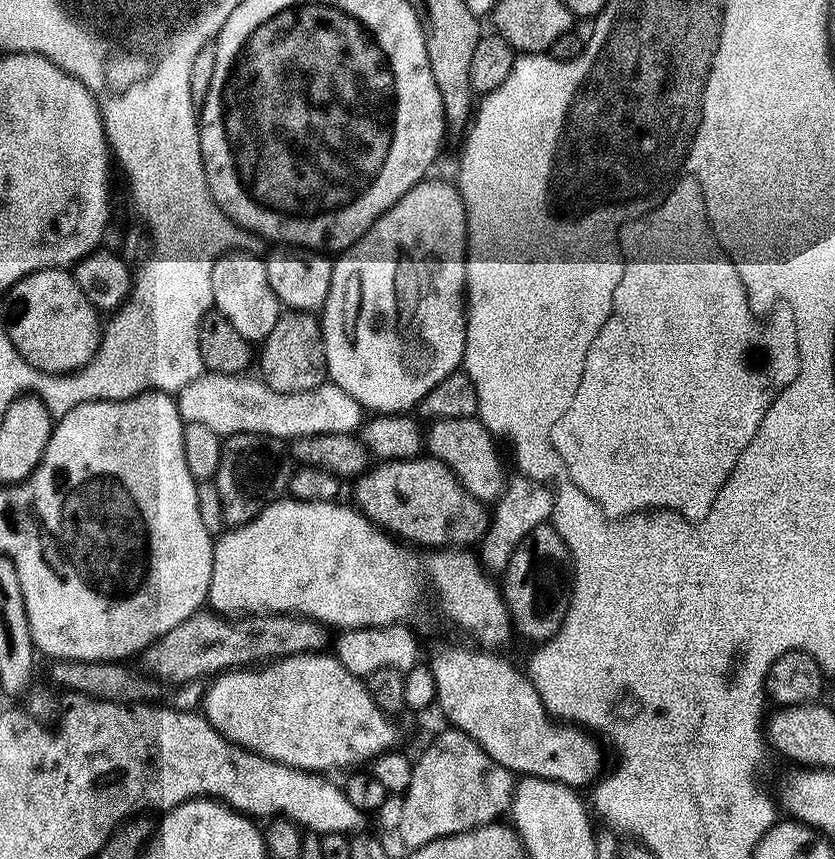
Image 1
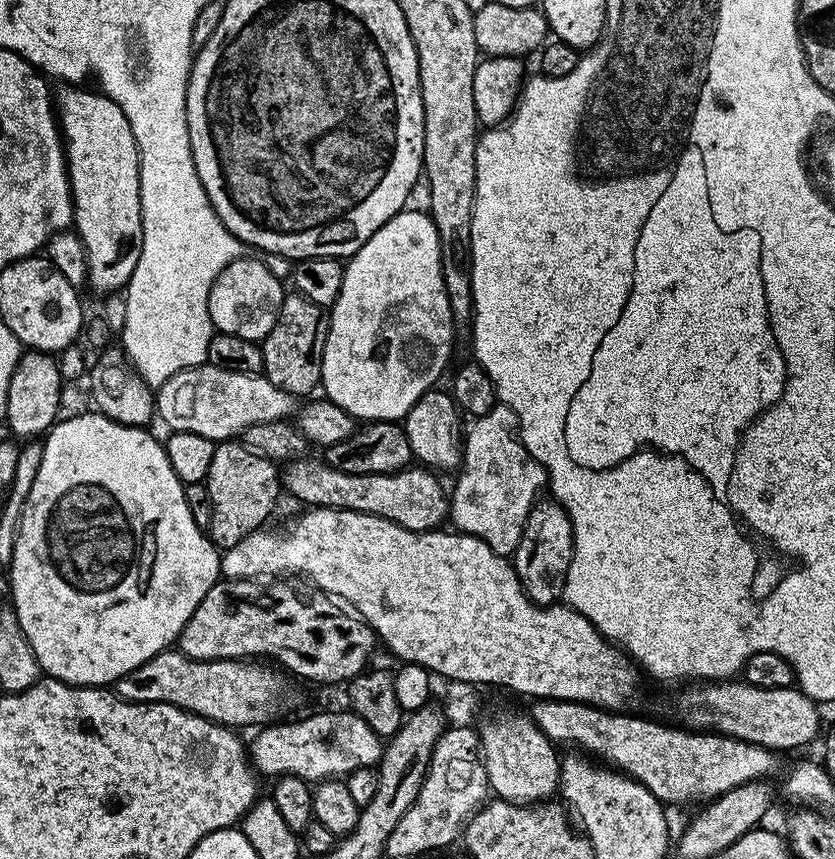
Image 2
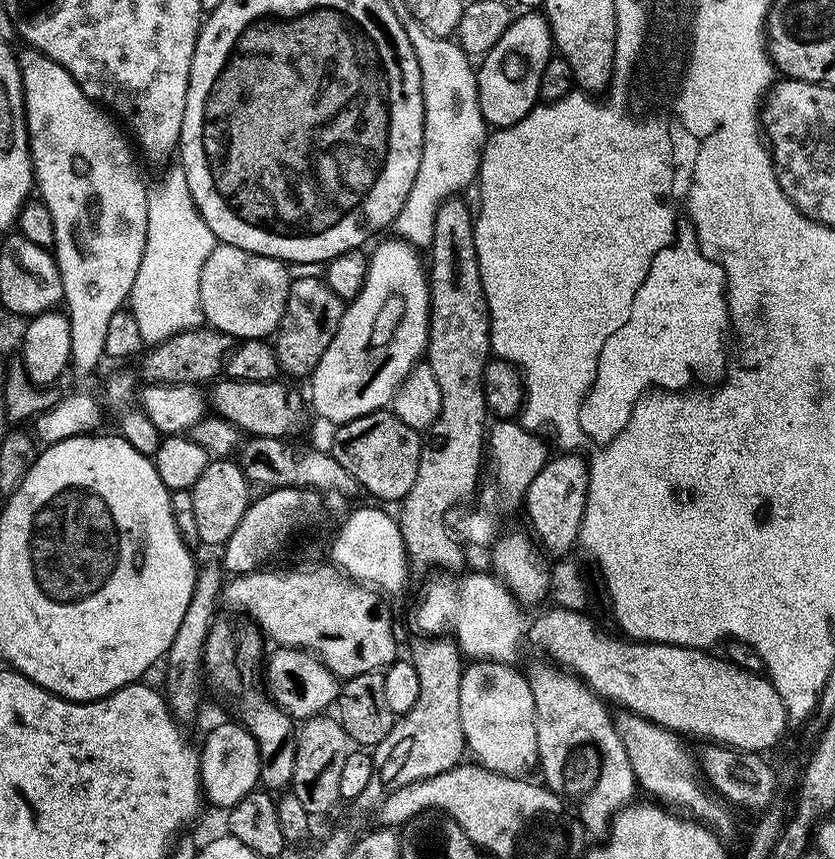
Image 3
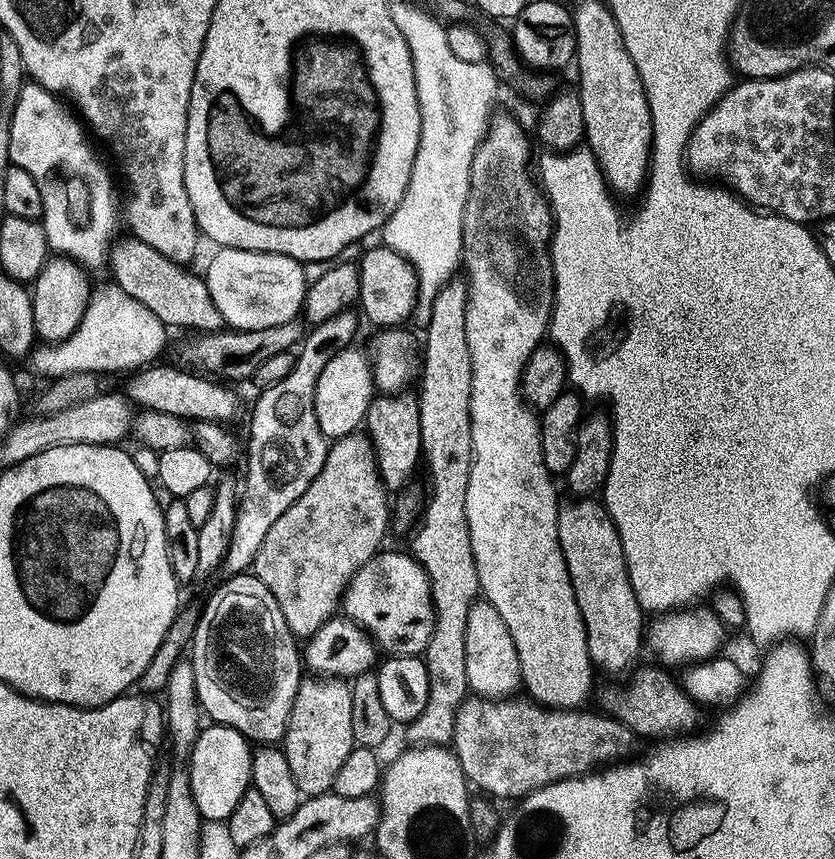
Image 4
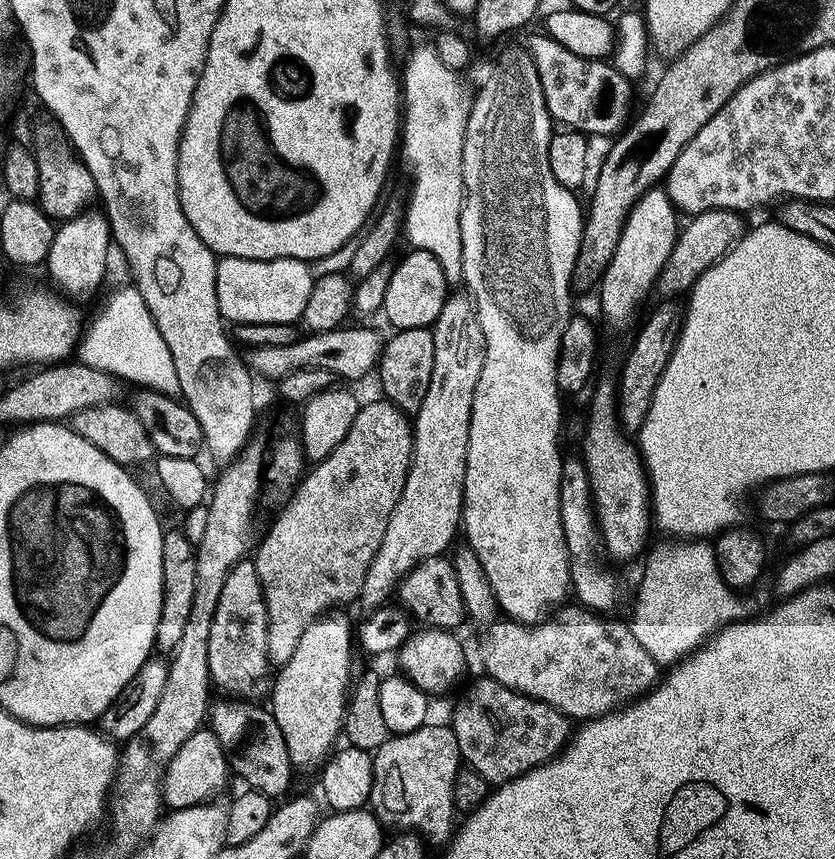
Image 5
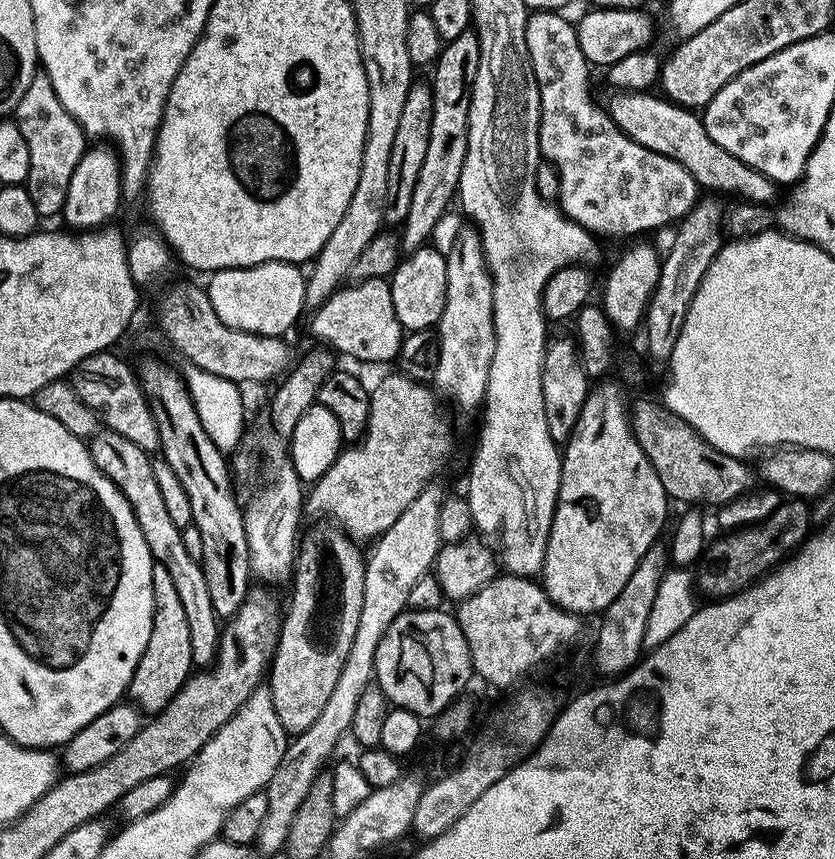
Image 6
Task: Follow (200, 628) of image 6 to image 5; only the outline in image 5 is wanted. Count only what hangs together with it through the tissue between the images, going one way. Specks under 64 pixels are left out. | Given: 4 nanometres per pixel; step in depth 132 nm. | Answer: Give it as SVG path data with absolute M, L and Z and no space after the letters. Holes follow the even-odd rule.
M220 698L217 704L215 701L211 705L210 727L218 742L222 742L229 769L235 775L237 772L251 791L266 794L276 802L289 795L294 765L281 727L267 707L260 707L264 706L247 700Z

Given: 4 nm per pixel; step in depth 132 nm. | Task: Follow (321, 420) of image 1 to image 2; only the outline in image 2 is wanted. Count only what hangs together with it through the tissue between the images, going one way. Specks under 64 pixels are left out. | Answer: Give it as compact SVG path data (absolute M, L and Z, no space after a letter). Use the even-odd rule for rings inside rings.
M207 362L174 374L155 389L155 415L164 419L165 429L202 434L223 442L239 437L258 422L283 420L297 411L297 397L278 390L264 375L234 374Z

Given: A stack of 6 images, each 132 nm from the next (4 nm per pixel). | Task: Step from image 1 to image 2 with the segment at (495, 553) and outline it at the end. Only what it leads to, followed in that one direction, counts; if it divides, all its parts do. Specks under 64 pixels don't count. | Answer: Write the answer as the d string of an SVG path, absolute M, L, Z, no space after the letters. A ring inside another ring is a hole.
M497 402L489 412L475 417L471 423L462 436L460 477L456 485L450 488L450 524L455 531L482 538L482 542L486 542L486 546L490 546L490 550L499 556L511 557L522 538L530 510L538 503L539 492L543 488L545 491L546 473L520 441L520 423L512 408Z

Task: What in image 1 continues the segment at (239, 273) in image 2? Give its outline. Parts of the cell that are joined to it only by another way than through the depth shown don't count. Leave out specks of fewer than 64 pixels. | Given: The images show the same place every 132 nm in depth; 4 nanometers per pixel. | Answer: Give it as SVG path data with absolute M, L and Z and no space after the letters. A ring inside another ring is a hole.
M235 250L216 261L212 271L212 302L215 311L222 313L242 338L253 342L264 341L266 334L274 330L274 322L278 322L282 311L279 298L270 290L264 260L259 255Z

